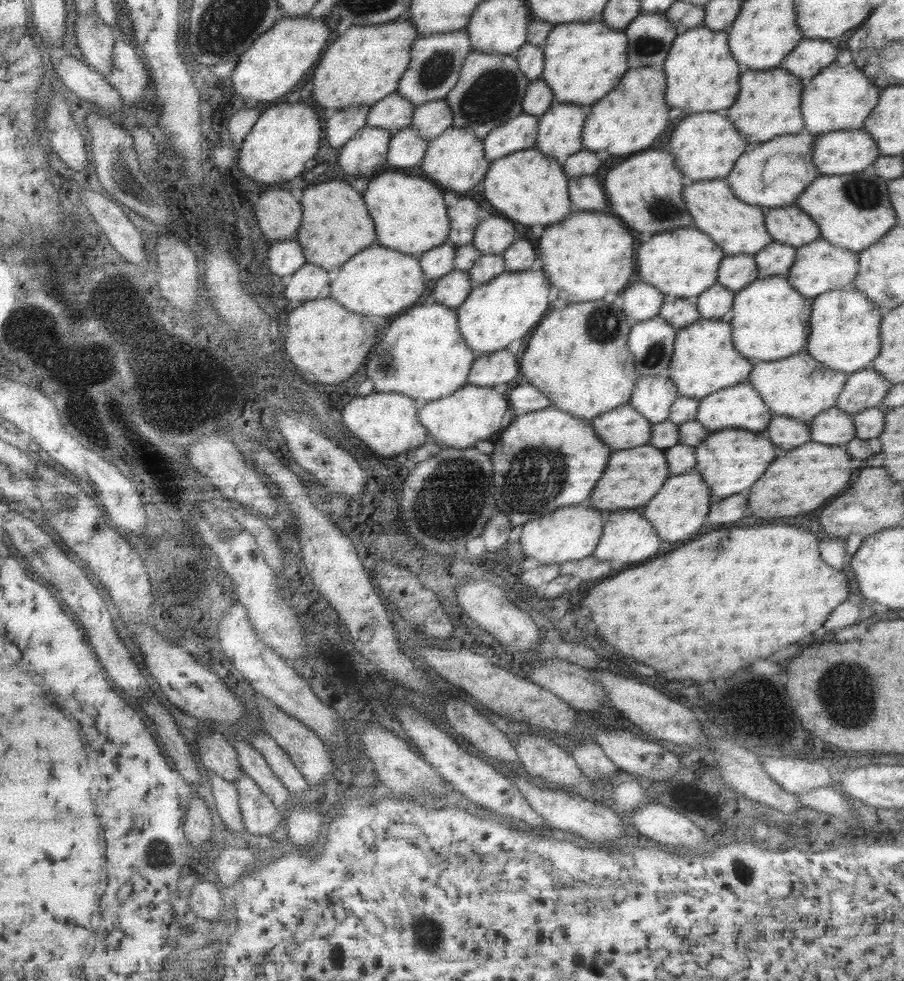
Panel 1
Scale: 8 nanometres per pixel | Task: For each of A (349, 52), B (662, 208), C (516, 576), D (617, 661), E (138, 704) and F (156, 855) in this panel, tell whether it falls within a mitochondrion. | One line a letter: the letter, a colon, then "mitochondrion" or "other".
A: other
B: mitochondrion
C: other
D: other
E: other
F: mitochondrion

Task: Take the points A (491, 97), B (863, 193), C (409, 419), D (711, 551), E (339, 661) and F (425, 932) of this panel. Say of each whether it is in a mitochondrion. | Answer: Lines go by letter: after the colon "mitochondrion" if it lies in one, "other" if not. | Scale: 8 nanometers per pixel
A: mitochondrion
B: mitochondrion
C: other
D: mitochondrion
E: other
F: mitochondrion

